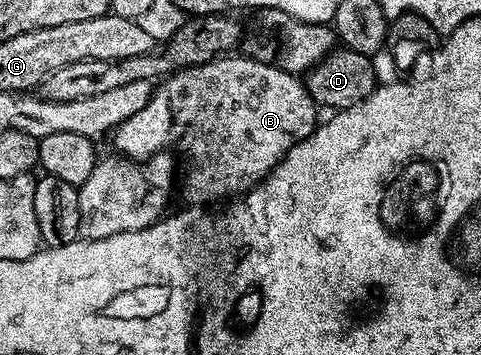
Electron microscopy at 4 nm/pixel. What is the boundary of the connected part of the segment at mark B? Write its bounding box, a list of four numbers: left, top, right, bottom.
[112,57,320,205]

